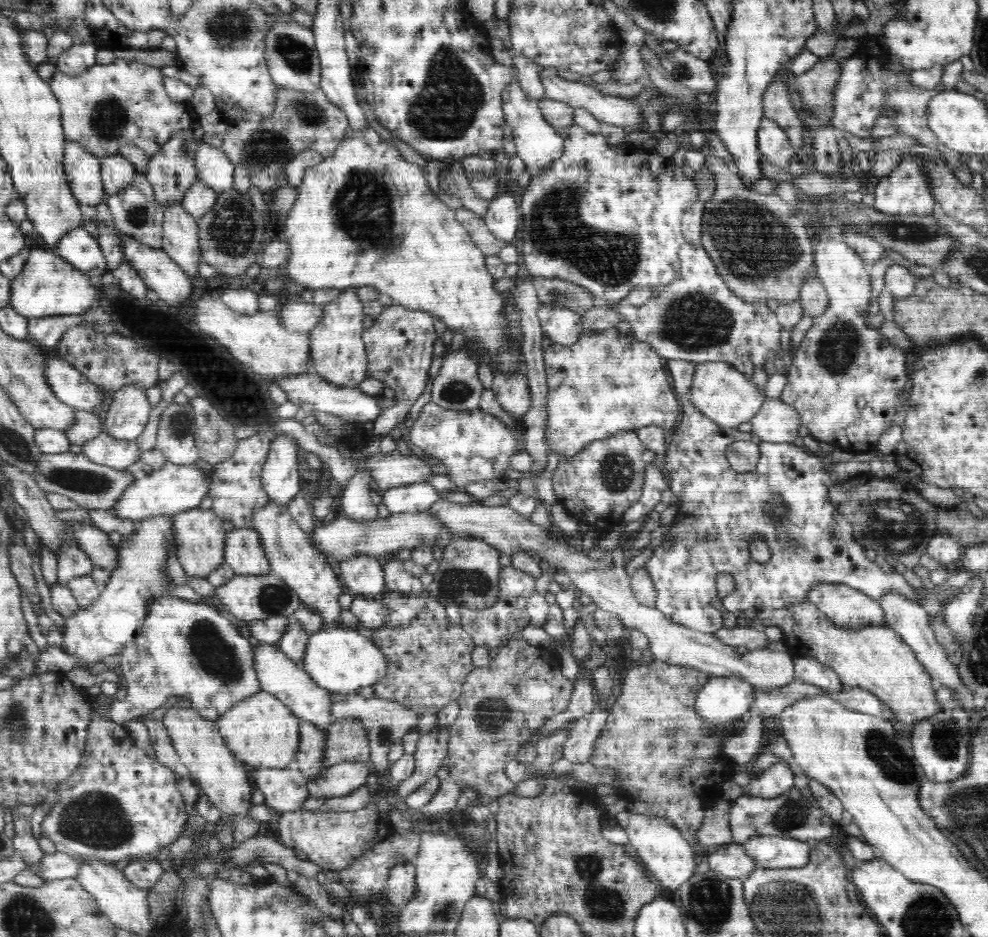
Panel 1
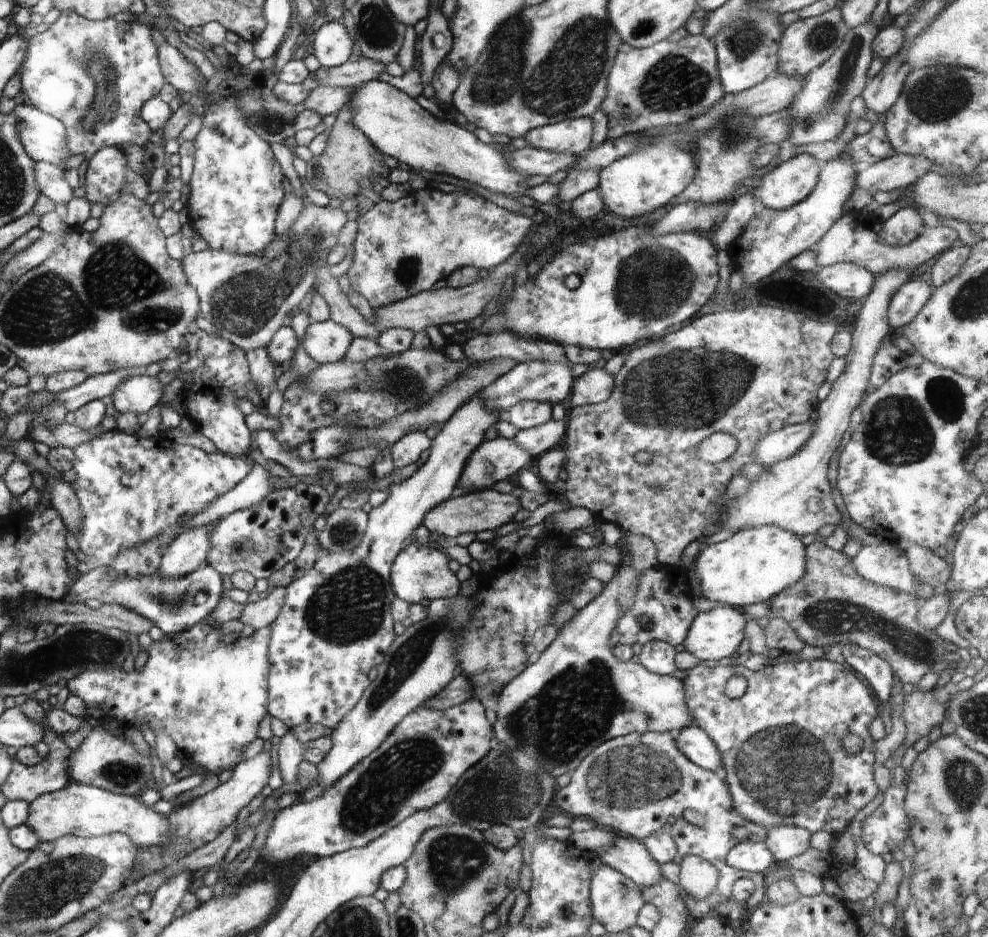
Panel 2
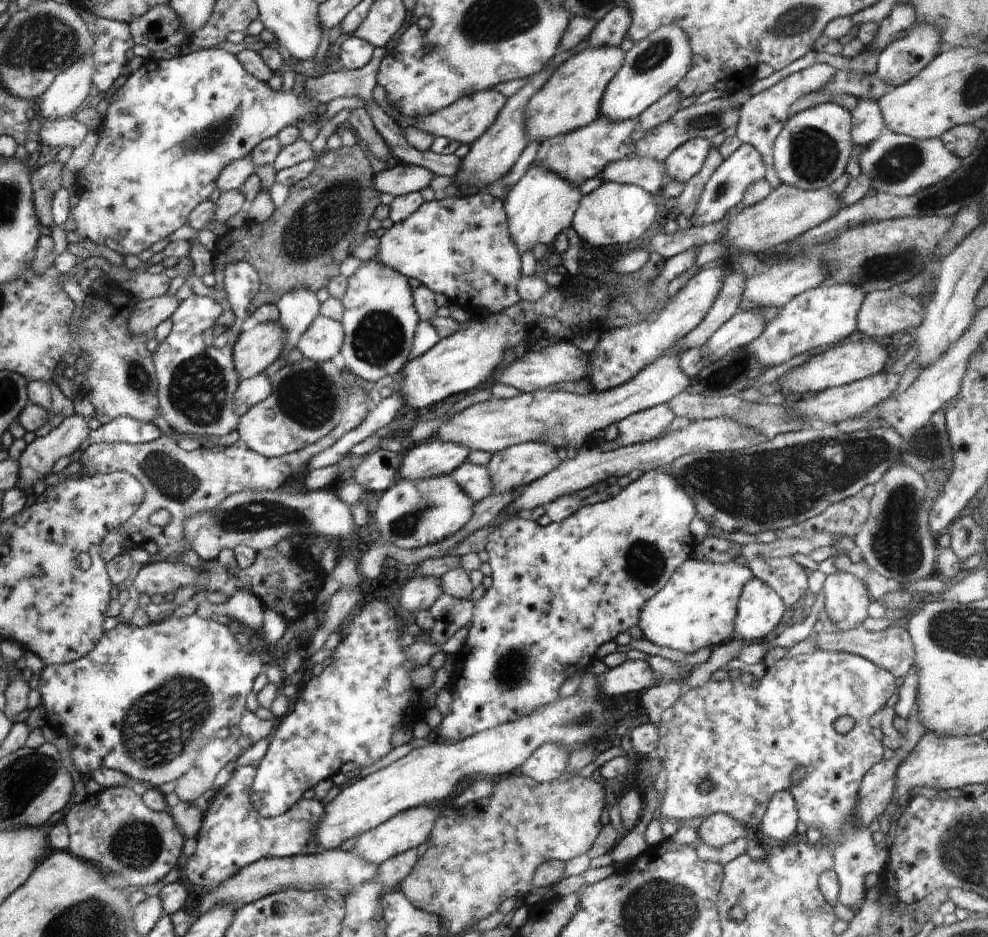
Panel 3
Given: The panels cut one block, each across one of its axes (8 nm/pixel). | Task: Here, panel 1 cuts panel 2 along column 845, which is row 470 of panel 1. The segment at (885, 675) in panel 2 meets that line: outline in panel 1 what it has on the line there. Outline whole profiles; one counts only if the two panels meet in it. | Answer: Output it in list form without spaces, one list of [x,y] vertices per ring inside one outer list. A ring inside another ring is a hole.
[[[655,460],[647,466],[640,498],[634,505],[630,505],[625,510],[622,518],[623,524],[641,520],[647,516],[656,504],[660,504],[662,492],[669,489],[669,481],[663,472],[664,470],[659,470]]]

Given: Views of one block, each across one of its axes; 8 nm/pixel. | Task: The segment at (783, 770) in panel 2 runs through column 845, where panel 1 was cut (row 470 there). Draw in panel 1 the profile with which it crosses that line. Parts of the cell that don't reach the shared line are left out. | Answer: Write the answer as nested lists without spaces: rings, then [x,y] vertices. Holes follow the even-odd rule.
[[[682,399],[680,405],[682,420],[670,439],[663,472],[669,481],[669,489],[679,498],[679,509],[665,541],[653,549],[645,565],[657,590],[655,607],[672,622],[704,633],[714,633],[722,628],[722,613],[711,605],[717,597],[716,576],[721,572],[731,574],[735,582],[734,590],[721,598],[722,605],[737,615],[749,608],[781,609],[793,606],[806,601],[810,588],[818,584],[845,584],[878,602],[883,594],[894,592],[920,604],[914,591],[916,588],[908,585],[902,570],[885,572],[869,560],[865,548],[854,539],[852,525],[846,515],[828,501],[832,465],[819,455],[815,446],[802,441],[766,442],[752,431],[721,427],[702,414],[690,400]],[[735,440],[758,445],[760,460],[754,470],[736,472],[731,468],[726,449]],[[756,540],[766,540],[771,550],[768,563],[761,564],[752,559],[748,548]]]

